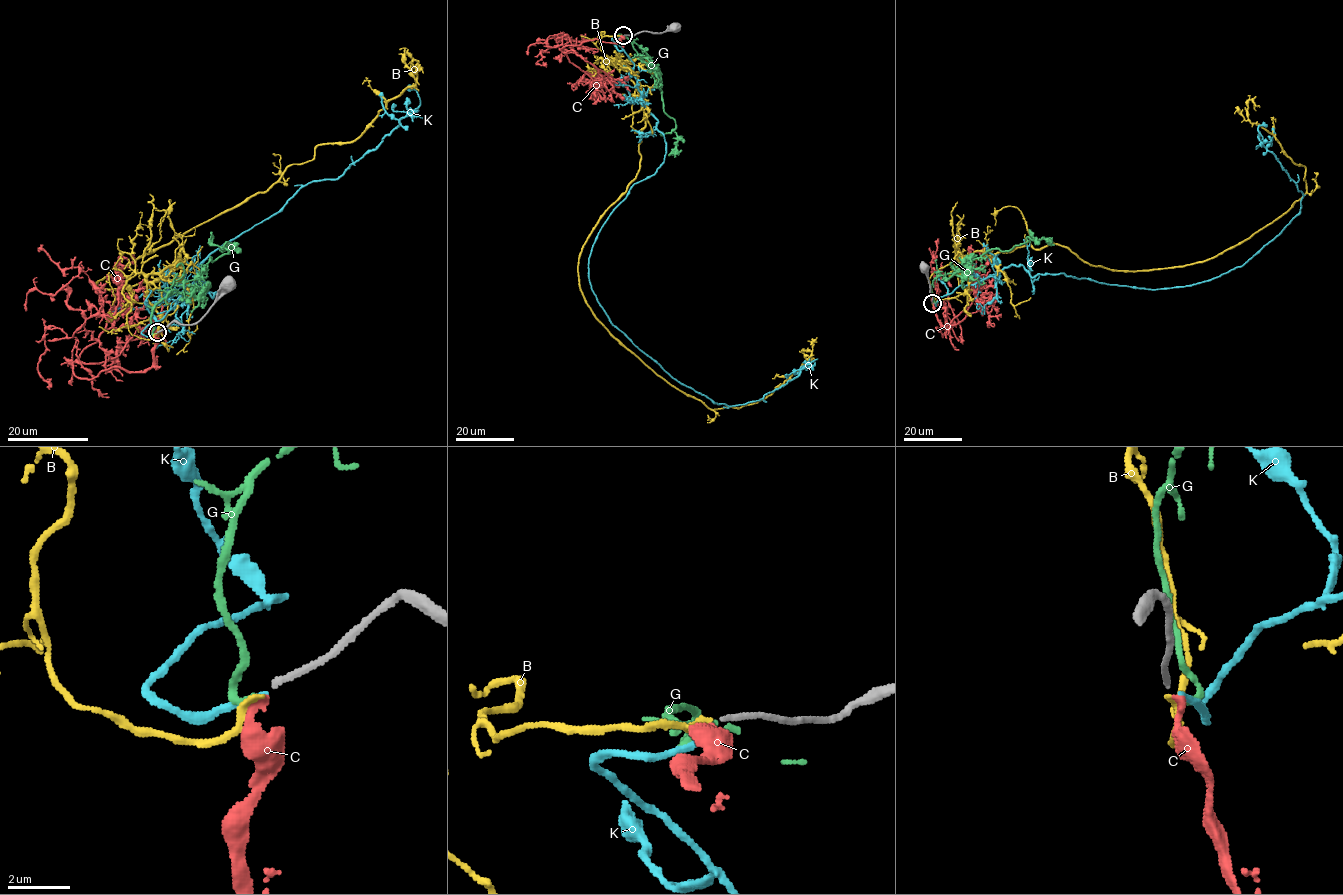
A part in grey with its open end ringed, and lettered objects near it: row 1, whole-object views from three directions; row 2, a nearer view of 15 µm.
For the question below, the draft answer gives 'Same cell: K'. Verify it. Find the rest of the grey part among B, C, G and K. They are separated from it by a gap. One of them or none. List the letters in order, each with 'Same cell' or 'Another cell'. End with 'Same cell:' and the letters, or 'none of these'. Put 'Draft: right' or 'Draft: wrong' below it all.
B: Same cell
C: Another cell
G: Another cell
K: Another cell
Same cell: B
Draft: wrong

